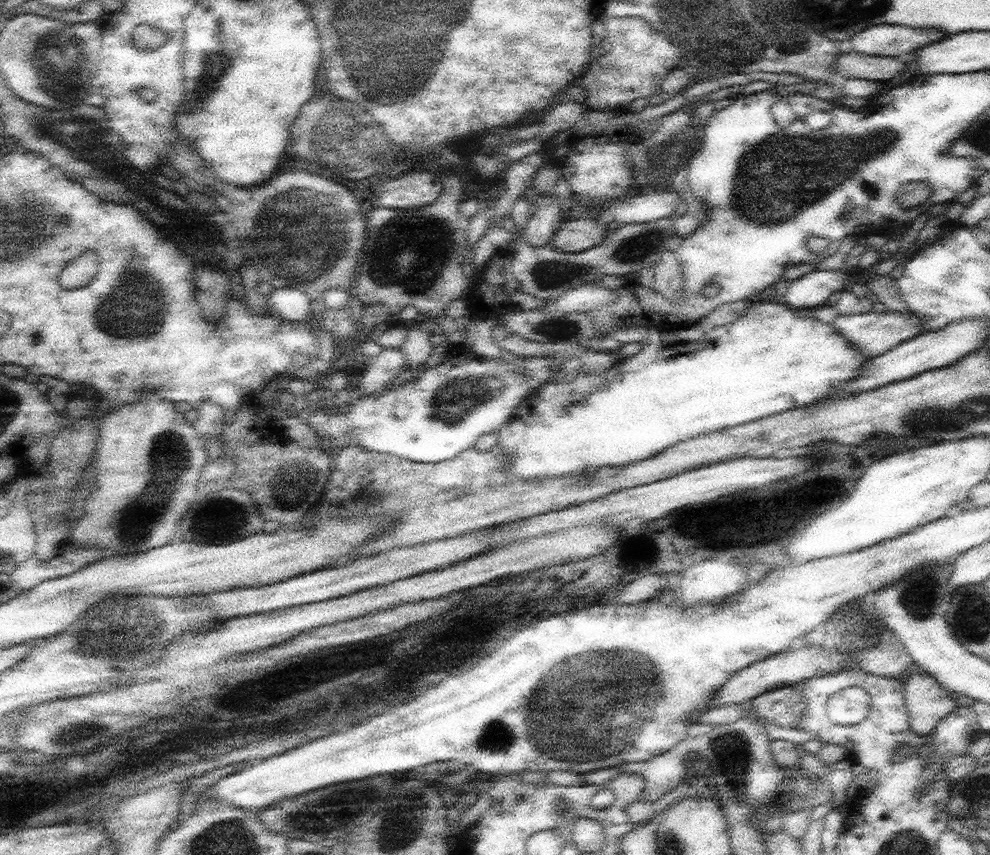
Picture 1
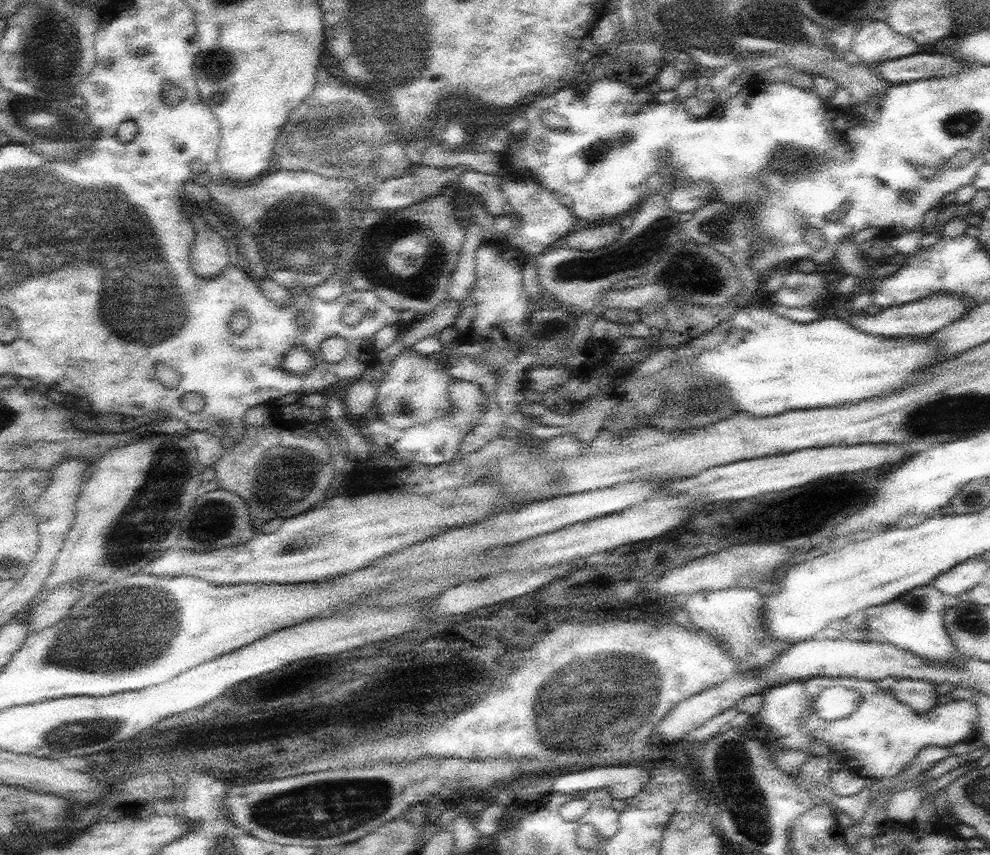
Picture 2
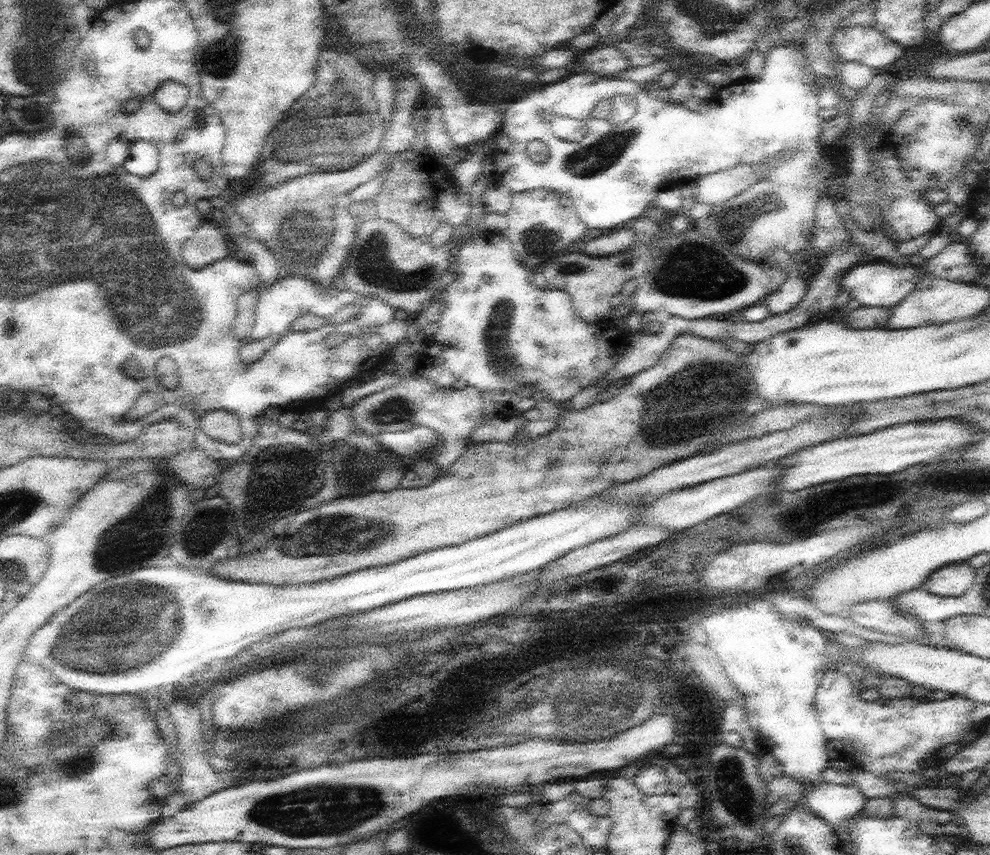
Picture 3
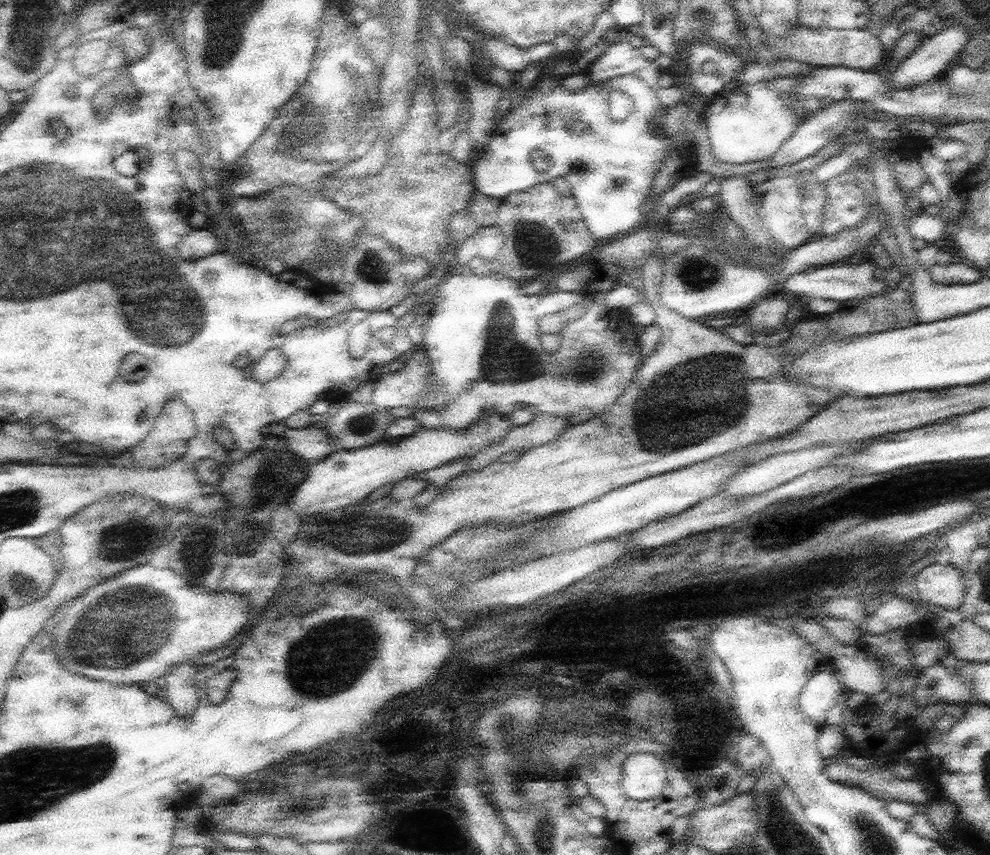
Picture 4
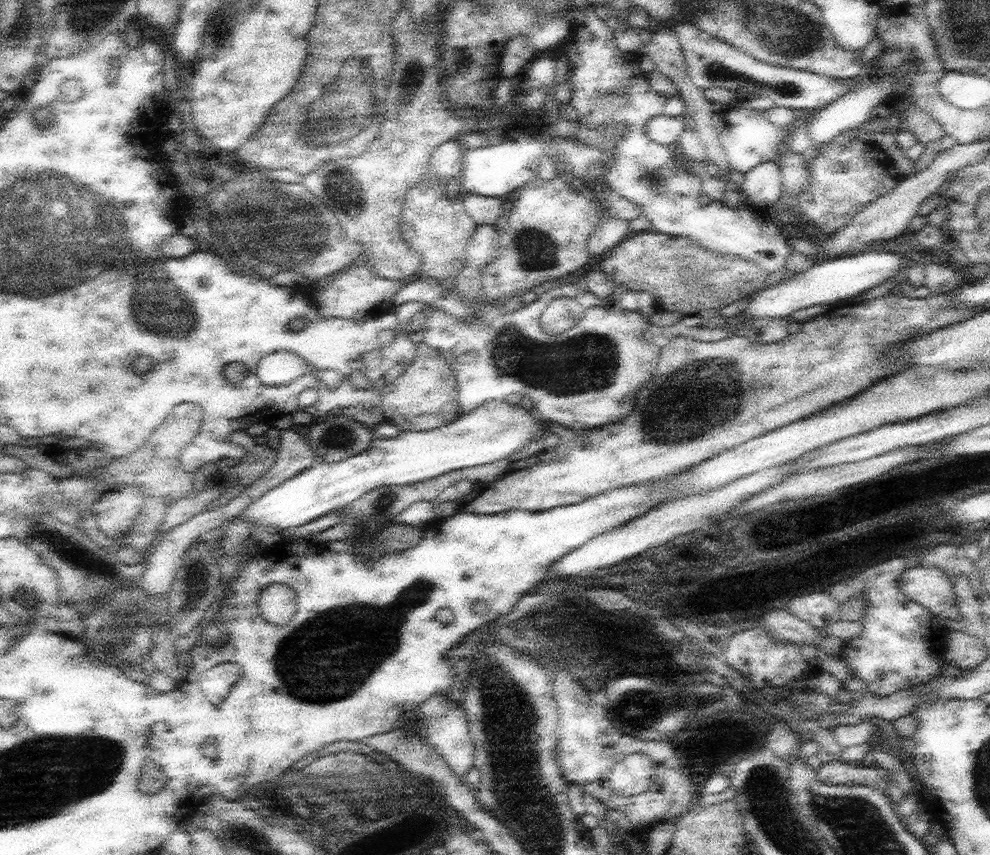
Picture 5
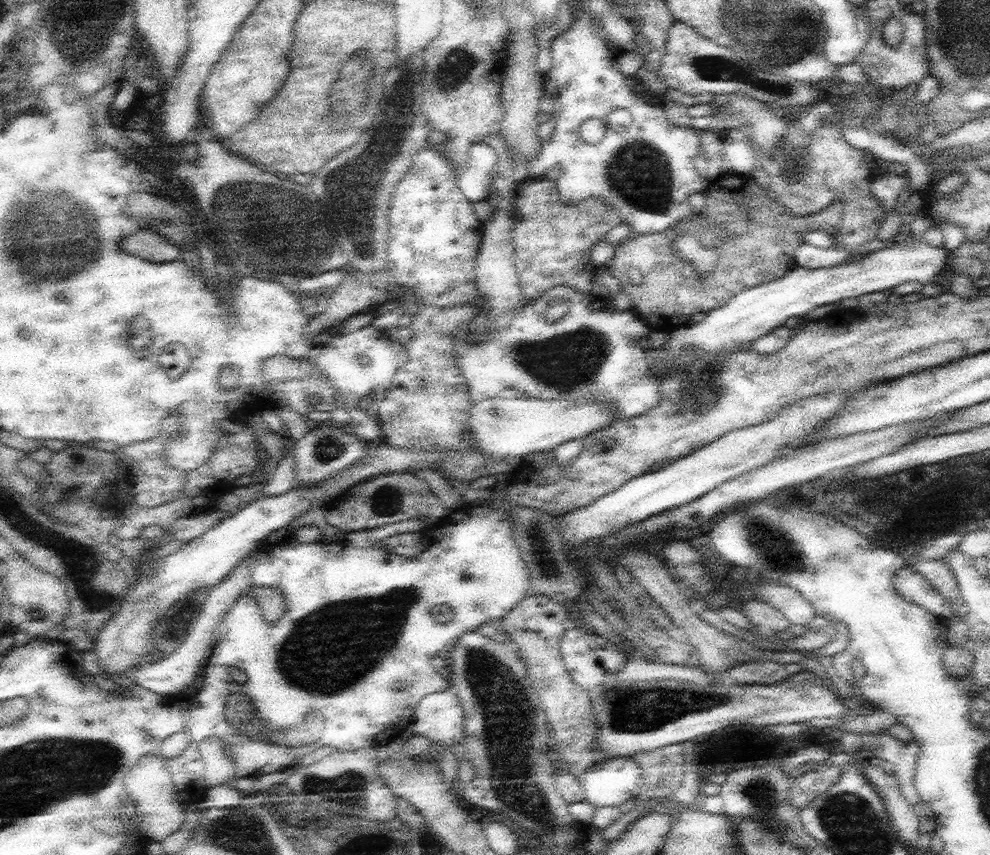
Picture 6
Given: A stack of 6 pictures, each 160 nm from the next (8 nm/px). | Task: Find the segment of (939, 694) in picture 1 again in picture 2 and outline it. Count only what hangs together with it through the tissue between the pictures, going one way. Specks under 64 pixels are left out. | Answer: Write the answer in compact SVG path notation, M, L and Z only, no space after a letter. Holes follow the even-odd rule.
M904 678L895 683L891 688L896 700L911 706L917 713L928 712L935 707L939 696L938 686L934 682Z

